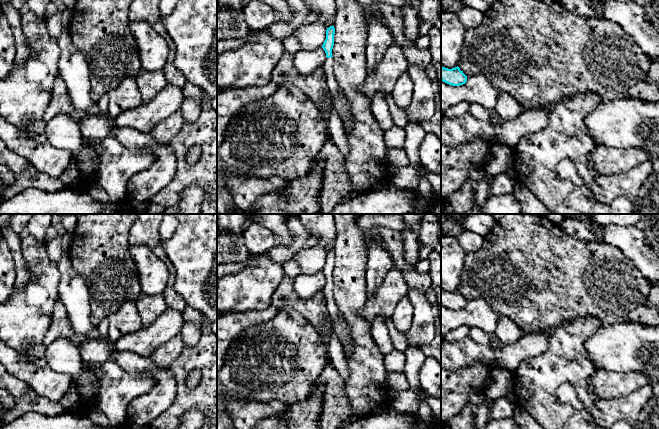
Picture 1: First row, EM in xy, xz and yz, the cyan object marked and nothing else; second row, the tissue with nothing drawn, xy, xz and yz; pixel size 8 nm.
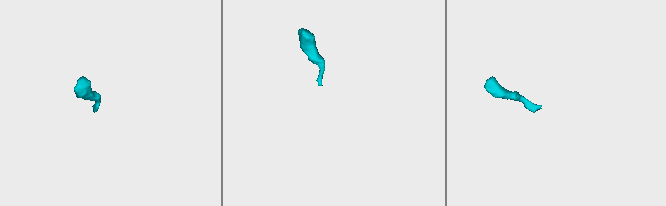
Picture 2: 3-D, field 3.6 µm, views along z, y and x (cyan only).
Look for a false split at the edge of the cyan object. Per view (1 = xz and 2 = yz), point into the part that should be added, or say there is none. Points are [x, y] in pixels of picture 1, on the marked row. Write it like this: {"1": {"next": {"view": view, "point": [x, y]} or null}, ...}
{"1": {"next": {"view": "xz", "point": [331, 83]}}, "2": {"next": null}}

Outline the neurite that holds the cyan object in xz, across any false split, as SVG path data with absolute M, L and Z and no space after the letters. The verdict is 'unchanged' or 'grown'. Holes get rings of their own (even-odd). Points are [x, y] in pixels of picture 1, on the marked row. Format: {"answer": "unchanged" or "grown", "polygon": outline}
{"answer": "grown", "polygon": "M330 26L329 28L327 28L326 39L322 45L322 48L324 49L327 57L322 67L325 72L326 85L328 87L328 94L330 97L335 97L339 88L333 70L332 49L334 46L334 34L335 34L334 26Z"}

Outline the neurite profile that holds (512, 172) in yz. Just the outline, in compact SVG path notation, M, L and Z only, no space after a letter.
M511 148L513 151L512 154L512 159L510 161L508 170L507 170L507 175L510 177L511 180L513 180L516 184L519 183L518 182L518 170L514 161L514 149L515 148Z

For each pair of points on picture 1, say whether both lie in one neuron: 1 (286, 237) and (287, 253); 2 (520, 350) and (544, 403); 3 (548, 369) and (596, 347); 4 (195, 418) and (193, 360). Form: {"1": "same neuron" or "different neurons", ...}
{"1": "different neurons", "2": "different neurons", "3": "different neurons", "4": "different neurons"}

